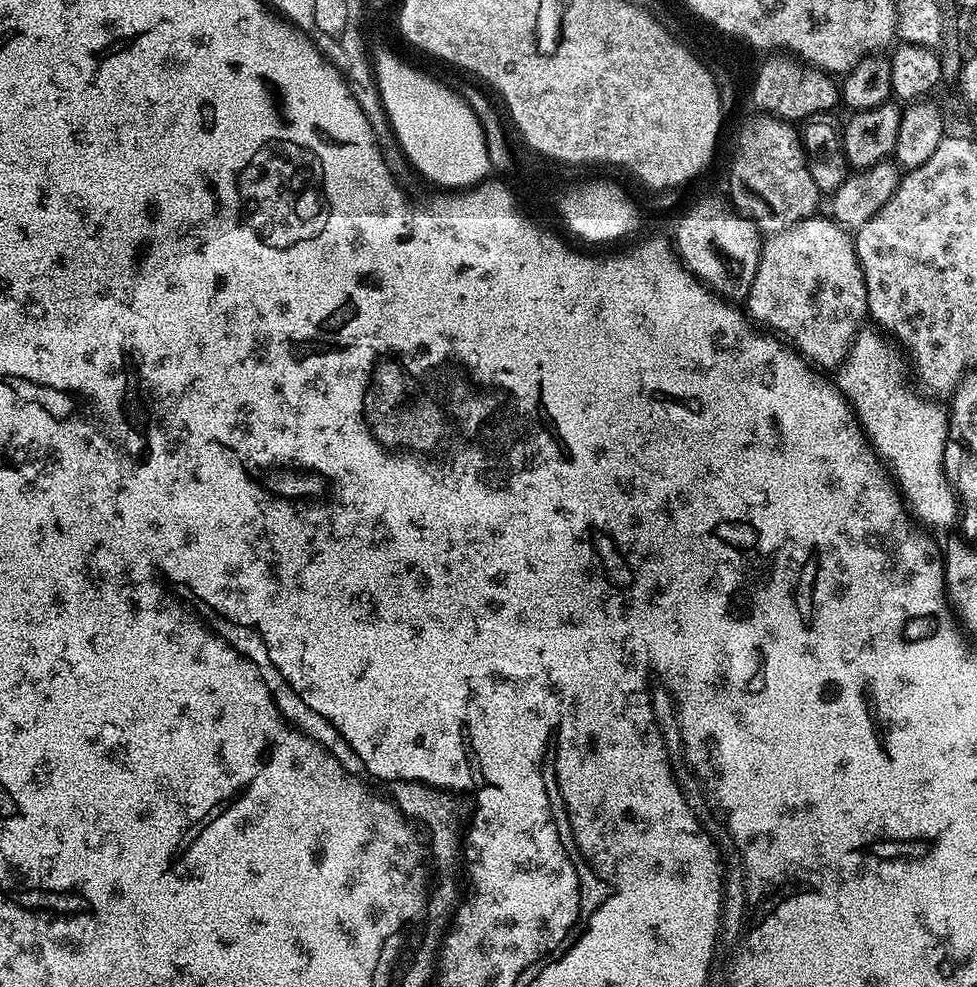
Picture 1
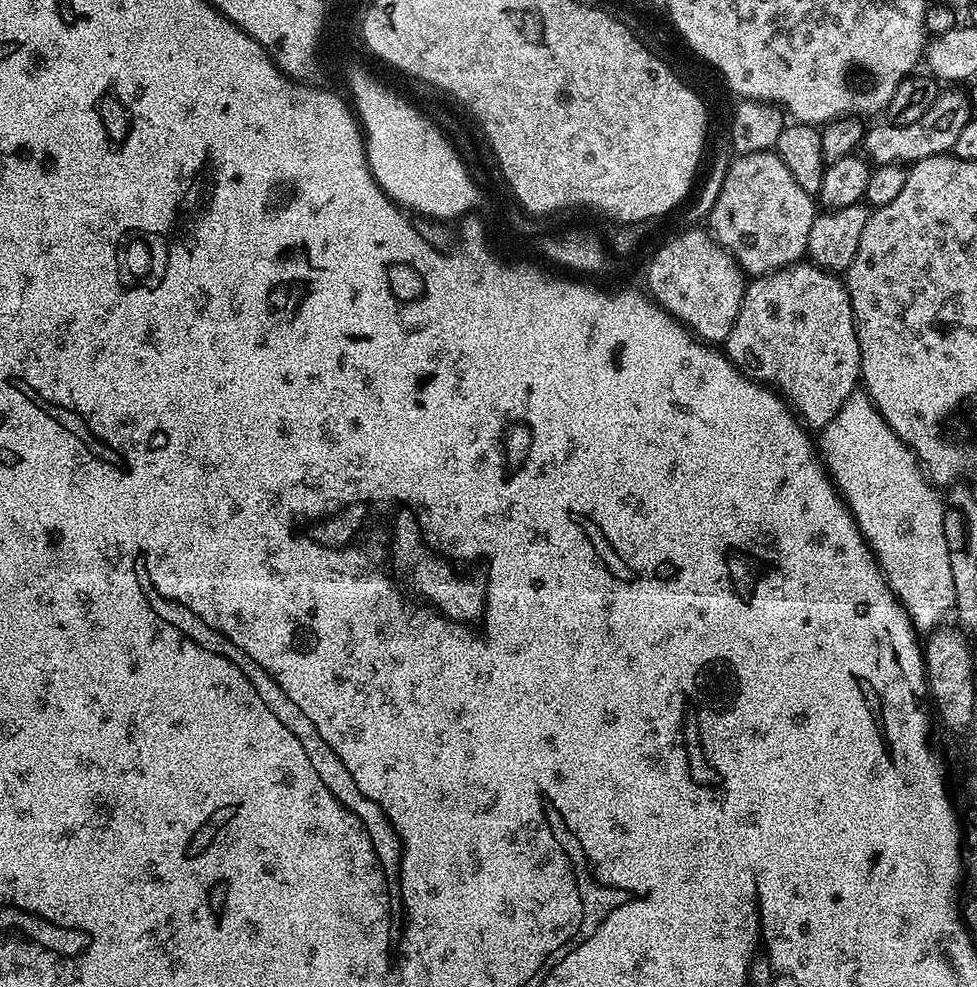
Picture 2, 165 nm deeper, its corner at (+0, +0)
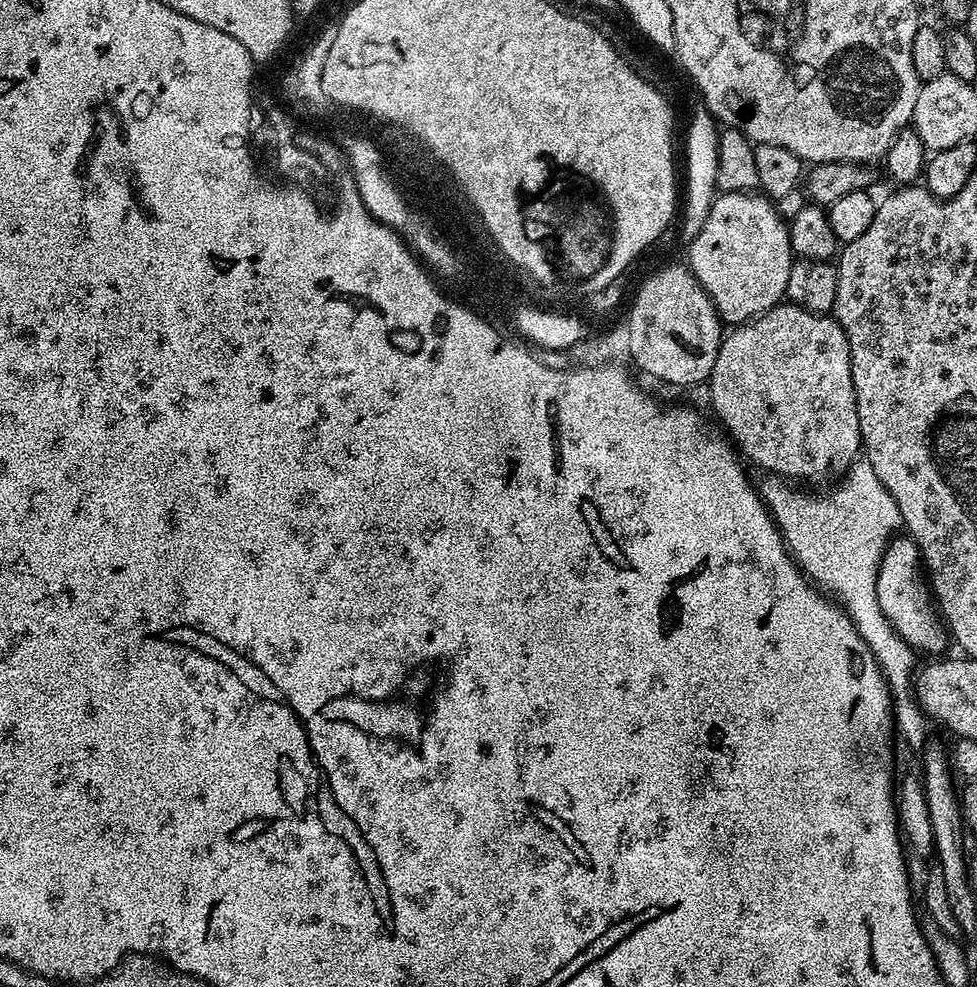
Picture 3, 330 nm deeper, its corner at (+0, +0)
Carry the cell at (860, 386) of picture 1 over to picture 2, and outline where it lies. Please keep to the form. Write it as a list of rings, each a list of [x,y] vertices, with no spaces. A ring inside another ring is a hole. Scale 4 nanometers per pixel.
[[[852,392],[850,398],[842,402],[842,410],[834,414],[825,428],[819,429],[818,455],[828,475],[832,477],[837,492],[851,510],[858,530],[872,547],[872,553],[876,555],[876,561],[880,563],[896,599],[907,610],[913,628],[917,633],[928,634],[941,627],[956,606],[954,574],[950,574],[950,554],[946,550],[944,533],[945,505],[936,497],[937,489],[920,467],[919,460],[896,437],[894,430],[890,430],[882,414],[878,414],[878,410],[872,405],[867,392]]]

